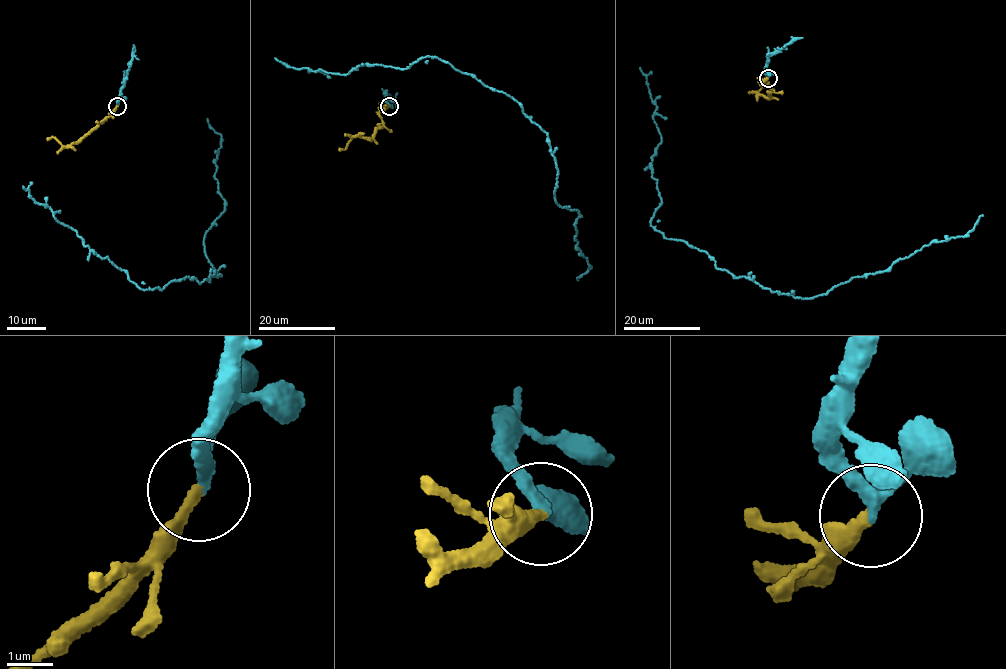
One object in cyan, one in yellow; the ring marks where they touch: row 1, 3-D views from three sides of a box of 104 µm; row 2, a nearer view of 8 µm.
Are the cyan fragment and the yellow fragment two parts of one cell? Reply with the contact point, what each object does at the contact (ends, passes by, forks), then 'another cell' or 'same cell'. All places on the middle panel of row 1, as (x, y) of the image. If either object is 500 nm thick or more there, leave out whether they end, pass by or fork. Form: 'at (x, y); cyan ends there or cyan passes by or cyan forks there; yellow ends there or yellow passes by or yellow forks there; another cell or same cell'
at (389, 106); cyan passes by; yellow ends there; same cell

